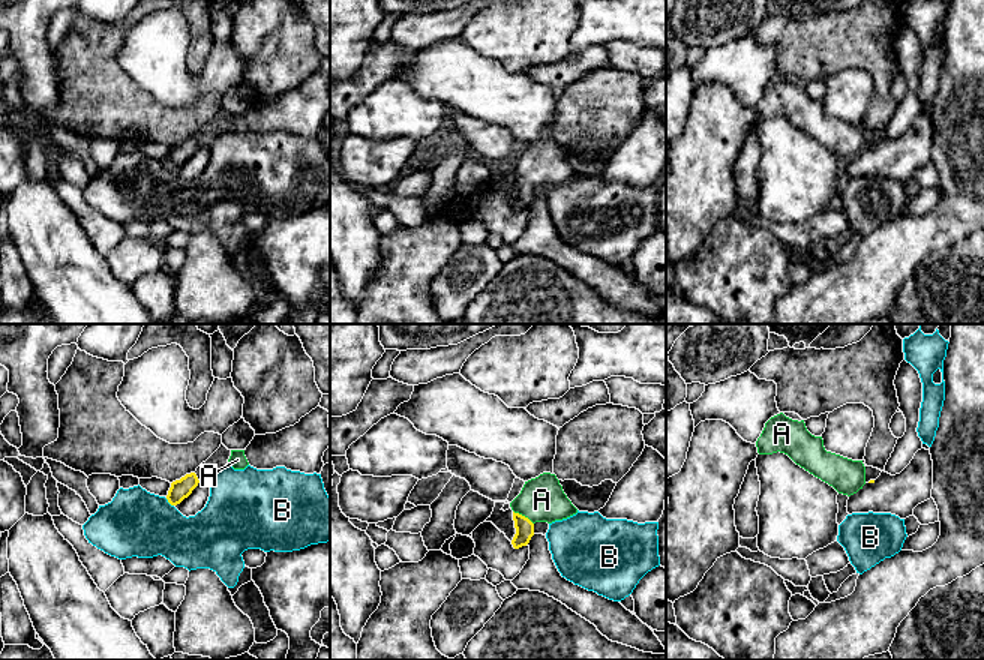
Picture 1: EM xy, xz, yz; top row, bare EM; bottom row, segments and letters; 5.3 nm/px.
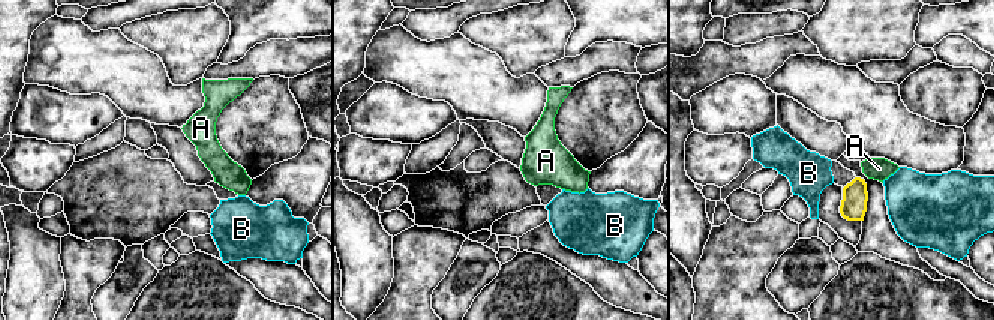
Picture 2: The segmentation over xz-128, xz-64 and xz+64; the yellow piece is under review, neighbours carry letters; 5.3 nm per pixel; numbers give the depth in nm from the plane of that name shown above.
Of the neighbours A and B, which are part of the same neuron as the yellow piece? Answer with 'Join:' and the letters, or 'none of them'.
Join: A

